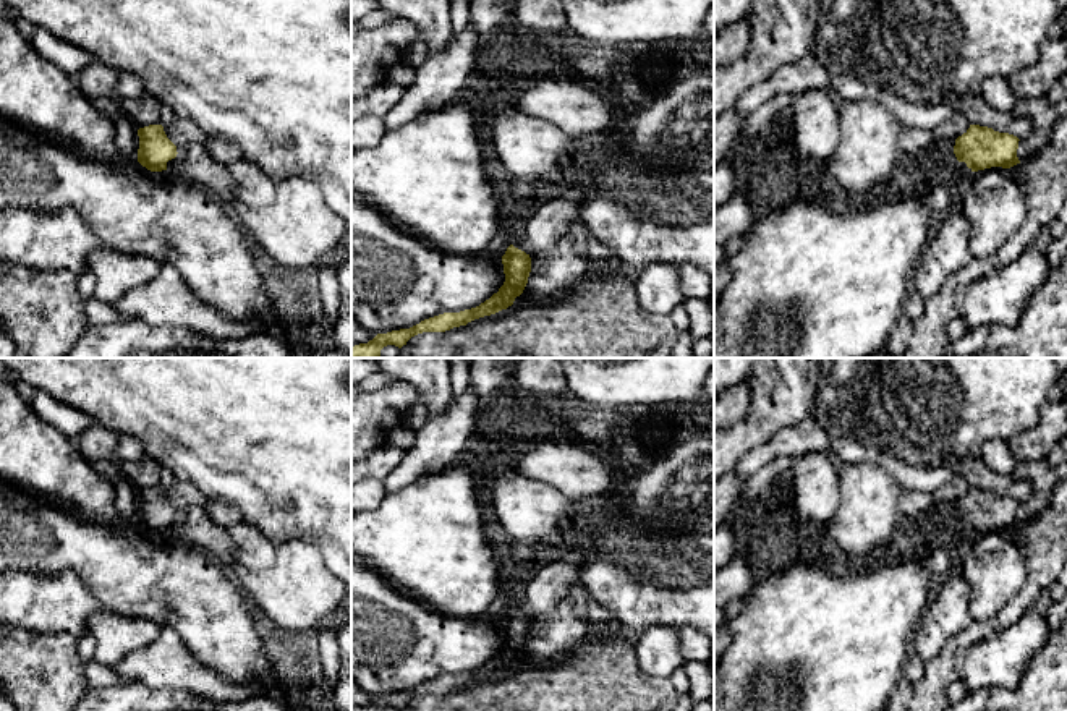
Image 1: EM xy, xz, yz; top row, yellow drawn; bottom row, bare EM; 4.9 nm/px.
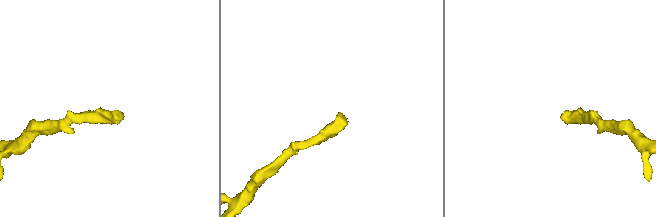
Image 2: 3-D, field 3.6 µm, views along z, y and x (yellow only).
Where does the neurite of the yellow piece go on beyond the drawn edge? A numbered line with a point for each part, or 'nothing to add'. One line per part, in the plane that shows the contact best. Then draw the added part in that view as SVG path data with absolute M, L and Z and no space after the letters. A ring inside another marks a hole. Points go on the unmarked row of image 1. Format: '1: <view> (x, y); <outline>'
1: xz (546, 585); M586 543L563 546L555 559L534 565L521 580L512 607L531 620L531 628L568 596L572 586L580 585L580 568L589 549L591 546Z

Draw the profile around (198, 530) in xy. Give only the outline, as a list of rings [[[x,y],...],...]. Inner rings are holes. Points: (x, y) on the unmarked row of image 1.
[[[193,505],[185,510],[183,523],[175,526],[170,534],[206,554],[232,577],[241,568],[238,539],[225,526],[217,525],[204,507]]]

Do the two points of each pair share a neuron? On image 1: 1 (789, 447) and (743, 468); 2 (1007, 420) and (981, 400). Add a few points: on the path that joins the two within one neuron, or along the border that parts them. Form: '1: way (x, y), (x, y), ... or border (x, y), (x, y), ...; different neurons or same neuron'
1: way (777, 447), (755, 459); same neuron
2: way (1001, 413), (988, 400); same neuron

